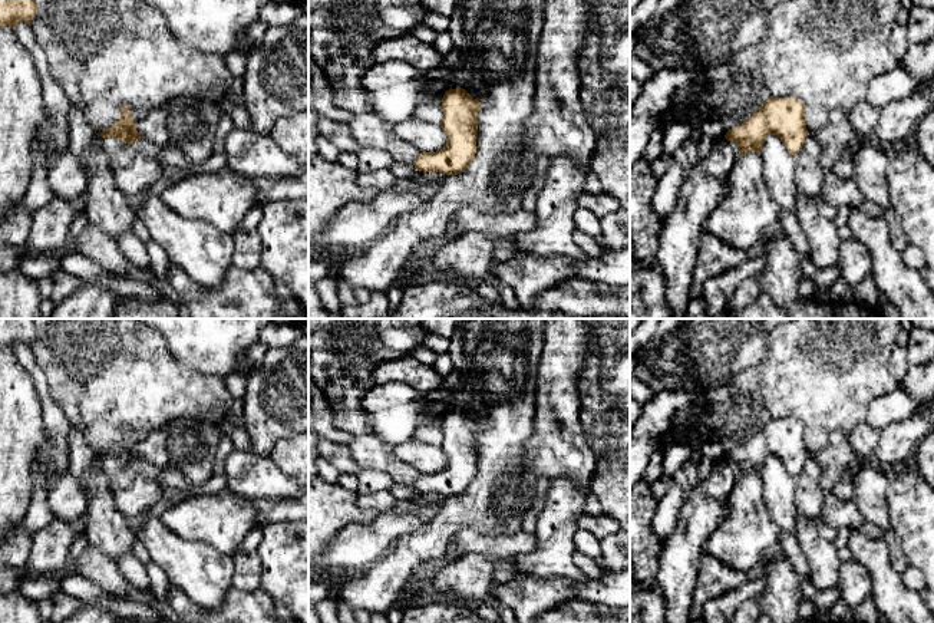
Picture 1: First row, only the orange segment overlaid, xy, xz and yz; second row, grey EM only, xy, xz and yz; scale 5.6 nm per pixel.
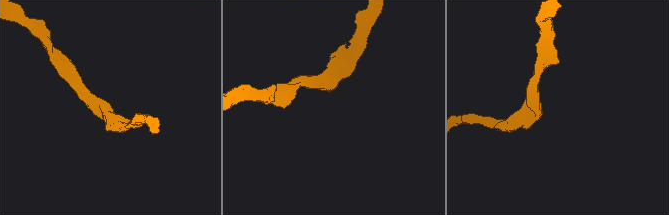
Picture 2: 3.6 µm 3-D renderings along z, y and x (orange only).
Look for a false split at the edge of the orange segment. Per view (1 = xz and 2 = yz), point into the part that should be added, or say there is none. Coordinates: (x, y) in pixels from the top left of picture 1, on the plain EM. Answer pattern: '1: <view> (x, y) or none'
1: none
2: none

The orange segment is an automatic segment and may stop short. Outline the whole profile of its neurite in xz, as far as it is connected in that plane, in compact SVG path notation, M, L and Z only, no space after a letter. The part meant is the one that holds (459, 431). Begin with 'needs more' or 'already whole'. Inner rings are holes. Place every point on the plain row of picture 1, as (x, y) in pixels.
already whole; M465 411L445 413L442 419L442 449L448 465L436 474L420 474L415 481L416 492L458 497L465 492L476 475L476 439L482 426Z

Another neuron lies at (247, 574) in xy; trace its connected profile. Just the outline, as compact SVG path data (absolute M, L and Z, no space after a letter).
M255 528L245 537L242 545L232 554L232 587L245 591L261 589L263 564L258 556L261 540L263 531L261 528Z

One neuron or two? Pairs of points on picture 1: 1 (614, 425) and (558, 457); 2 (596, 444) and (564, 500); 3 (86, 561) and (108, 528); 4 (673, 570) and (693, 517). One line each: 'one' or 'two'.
1: two
2: two
3: two
4: one

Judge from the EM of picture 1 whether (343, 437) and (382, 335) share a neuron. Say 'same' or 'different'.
different

